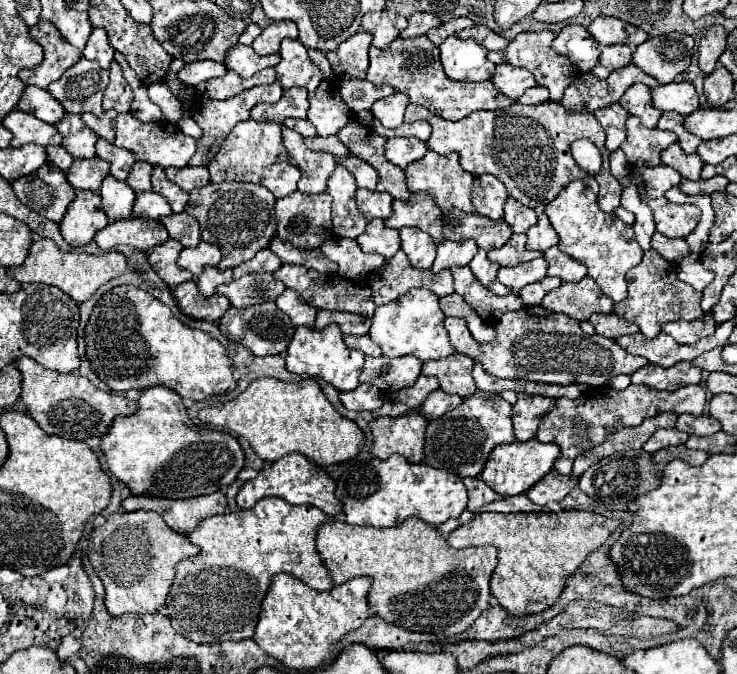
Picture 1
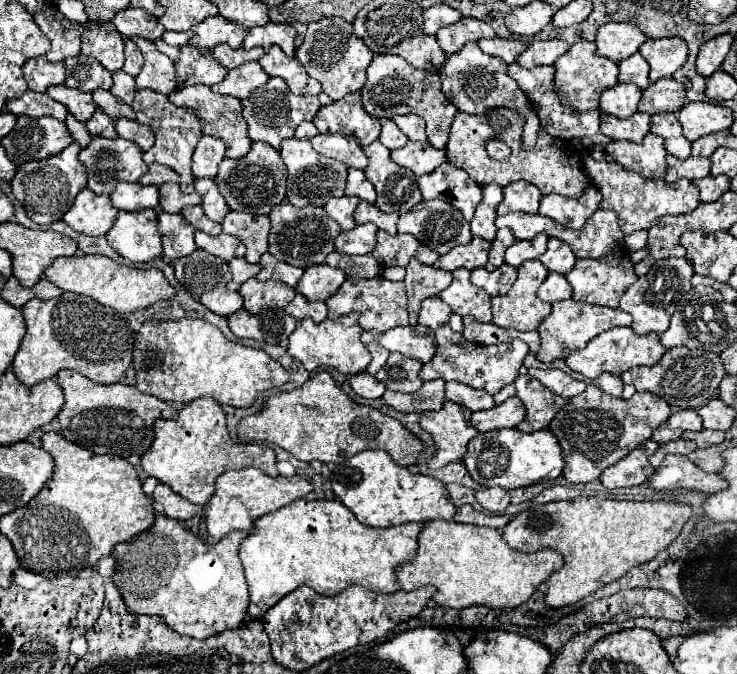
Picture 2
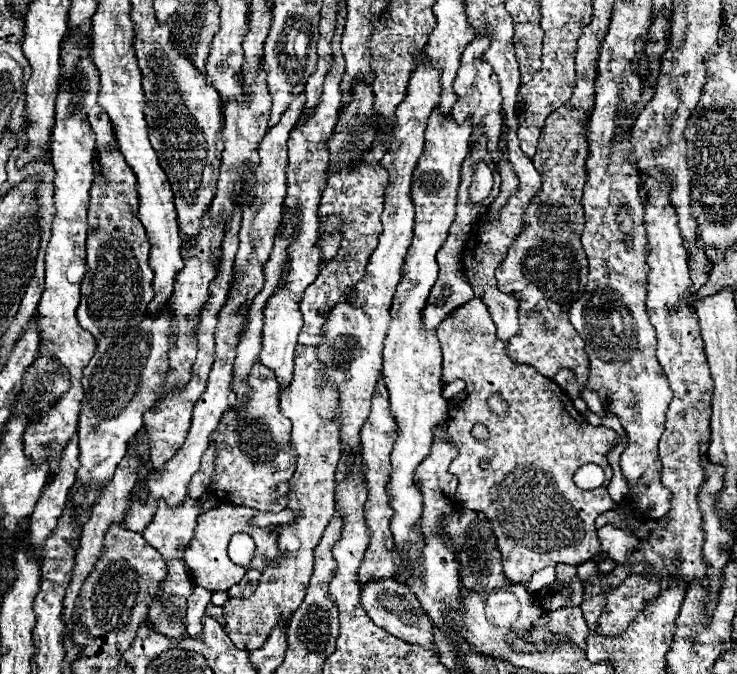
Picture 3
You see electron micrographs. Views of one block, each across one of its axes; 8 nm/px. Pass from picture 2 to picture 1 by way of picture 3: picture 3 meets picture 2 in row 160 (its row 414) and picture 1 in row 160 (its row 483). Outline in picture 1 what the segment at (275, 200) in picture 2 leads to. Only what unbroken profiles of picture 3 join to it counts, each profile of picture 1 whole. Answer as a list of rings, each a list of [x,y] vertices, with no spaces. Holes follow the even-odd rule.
[[[246,120],[232,128],[220,152],[208,164],[212,182],[254,182],[268,188],[276,198],[290,196],[296,192],[296,184],[300,180],[300,172],[290,164],[286,156],[286,148],[282,144],[282,126],[274,122],[254,122]]]

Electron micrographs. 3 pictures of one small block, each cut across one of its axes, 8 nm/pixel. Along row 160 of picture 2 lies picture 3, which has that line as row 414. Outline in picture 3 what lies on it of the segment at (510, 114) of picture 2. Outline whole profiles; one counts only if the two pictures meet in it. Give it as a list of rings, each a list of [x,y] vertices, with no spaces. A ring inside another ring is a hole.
[[[474,298],[454,310],[454,314],[450,314],[446,322],[438,326],[436,334],[442,344],[444,356],[442,380],[452,382],[456,378],[462,378],[466,382],[466,388],[450,400],[454,406],[448,404],[448,414],[454,420],[448,428],[448,440],[458,446],[458,458],[454,458],[454,462],[450,464],[450,474],[458,476],[460,480],[456,498],[462,506],[484,512],[490,518],[492,530],[498,538],[498,550],[502,550],[504,574],[512,582],[526,582],[526,578],[530,578],[534,570],[542,570],[542,566],[554,566],[558,562],[580,566],[582,562],[602,560],[602,546],[598,542],[594,520],[602,512],[618,508],[618,504],[606,492],[606,486],[612,478],[612,468],[606,462],[606,452],[610,450],[618,434],[612,428],[588,424],[554,380],[544,378],[530,366],[512,362],[506,356],[506,342],[500,342],[496,338],[496,326],[480,298]],[[492,394],[500,394],[500,398],[506,400],[506,414],[494,414],[490,410],[488,398]],[[476,424],[484,424],[488,428],[488,440],[476,440],[470,436],[470,430]],[[482,460],[490,460],[488,470],[480,470]],[[584,464],[598,464],[604,470],[606,480],[600,488],[582,490],[574,484],[572,478]]]

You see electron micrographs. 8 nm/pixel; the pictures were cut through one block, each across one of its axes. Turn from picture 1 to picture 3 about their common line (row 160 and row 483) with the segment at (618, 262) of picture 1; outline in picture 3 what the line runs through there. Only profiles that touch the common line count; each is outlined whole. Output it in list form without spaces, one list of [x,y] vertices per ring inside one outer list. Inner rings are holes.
[[[585,464],[577,470],[573,480],[579,488],[591,490],[603,484],[605,474],[599,466],[595,464]]]

